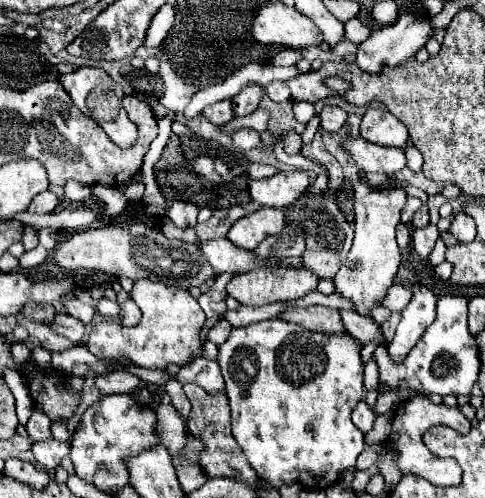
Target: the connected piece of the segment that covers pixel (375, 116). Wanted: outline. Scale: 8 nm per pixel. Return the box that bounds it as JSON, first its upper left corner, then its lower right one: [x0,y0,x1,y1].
[360,108,408,148]

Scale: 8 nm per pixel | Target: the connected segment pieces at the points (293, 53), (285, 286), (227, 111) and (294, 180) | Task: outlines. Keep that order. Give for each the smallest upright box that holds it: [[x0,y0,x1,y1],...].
[[274,48,304,66],[228,266,318,306],[202,100,234,126],[248,172,302,208]]

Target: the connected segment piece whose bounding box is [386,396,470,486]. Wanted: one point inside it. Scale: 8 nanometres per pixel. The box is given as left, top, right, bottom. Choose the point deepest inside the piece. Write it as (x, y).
(413, 418)

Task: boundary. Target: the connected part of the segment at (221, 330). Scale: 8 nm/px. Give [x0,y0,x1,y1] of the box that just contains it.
[208,320,232,344]

